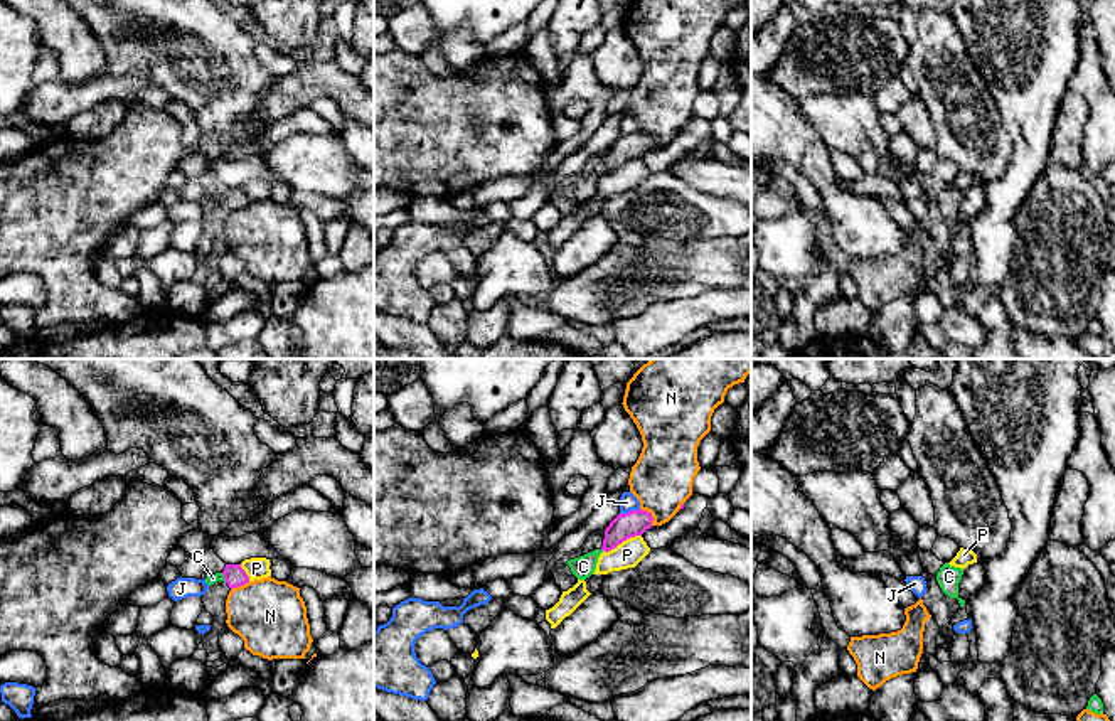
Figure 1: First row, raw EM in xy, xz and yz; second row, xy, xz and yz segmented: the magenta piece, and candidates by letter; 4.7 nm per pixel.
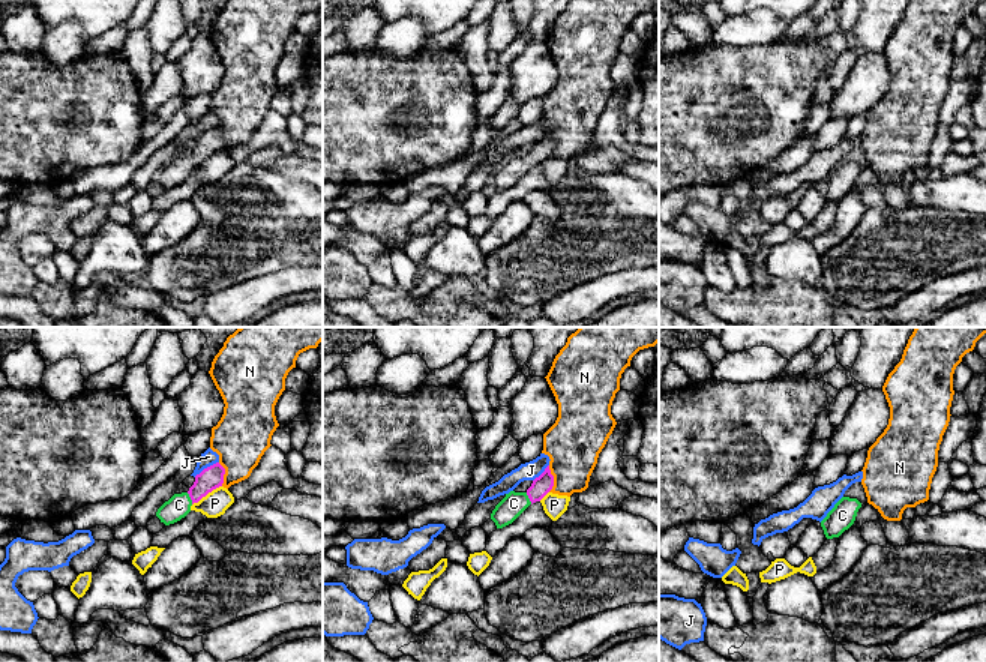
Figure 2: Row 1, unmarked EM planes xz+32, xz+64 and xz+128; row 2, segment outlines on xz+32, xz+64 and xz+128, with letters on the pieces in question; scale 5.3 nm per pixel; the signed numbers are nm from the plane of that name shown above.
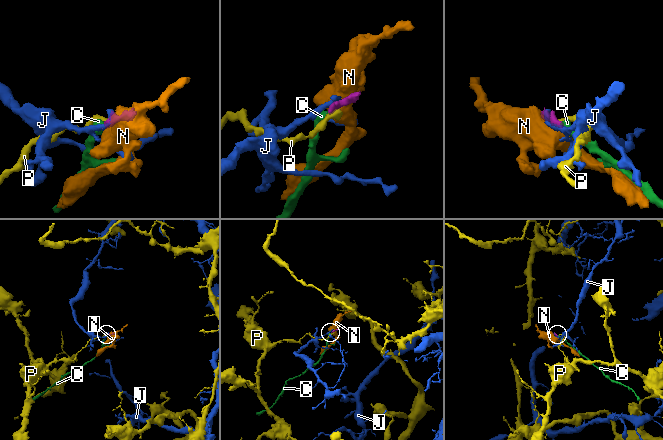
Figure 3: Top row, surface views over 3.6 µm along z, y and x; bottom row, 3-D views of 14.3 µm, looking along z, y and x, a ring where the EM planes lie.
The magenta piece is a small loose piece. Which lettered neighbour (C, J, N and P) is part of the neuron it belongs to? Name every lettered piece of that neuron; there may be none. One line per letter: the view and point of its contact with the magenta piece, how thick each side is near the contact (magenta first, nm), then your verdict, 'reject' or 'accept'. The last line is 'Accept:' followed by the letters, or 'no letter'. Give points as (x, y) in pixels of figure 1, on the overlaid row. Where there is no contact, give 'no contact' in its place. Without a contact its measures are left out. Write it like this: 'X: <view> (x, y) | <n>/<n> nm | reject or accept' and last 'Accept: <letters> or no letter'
C: xy (224, 578) | 100/50 nm | accept
J: xz (629, 512) | 120/80 nm | reject
N: xz (650, 514) | 120/300 nm | reject
P: xz (622, 541) | 120/130 nm | reject
Accept: C

